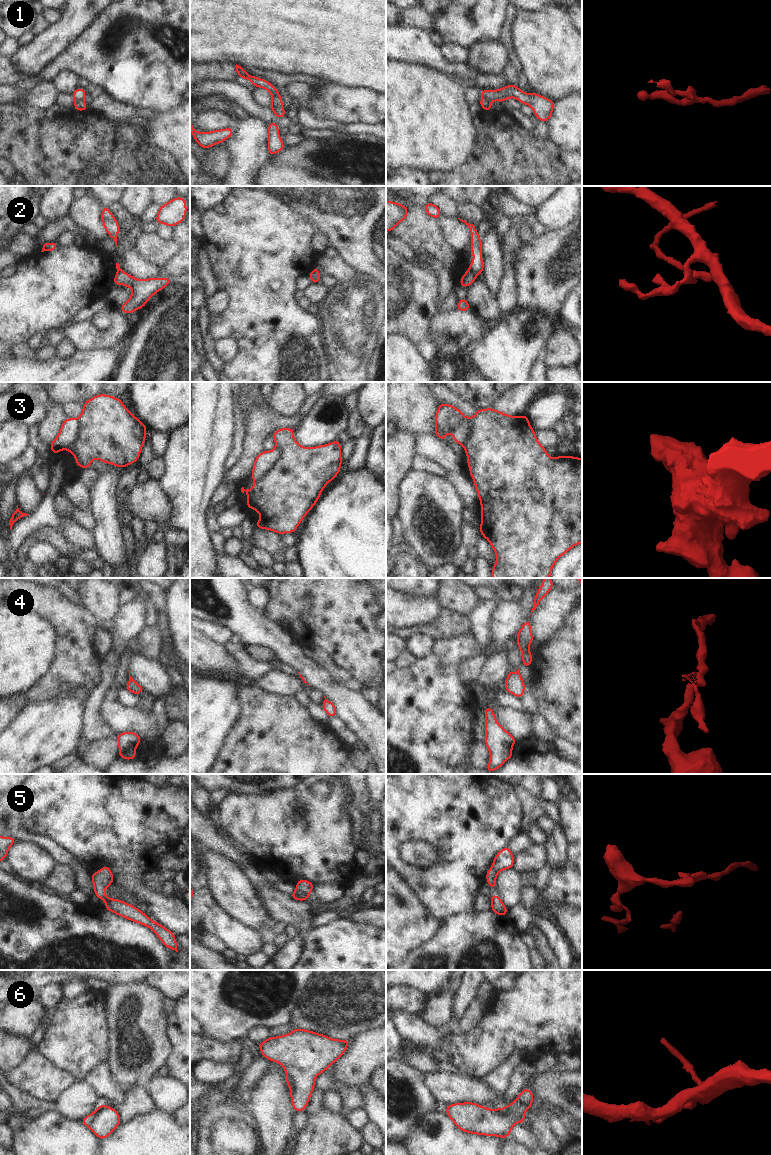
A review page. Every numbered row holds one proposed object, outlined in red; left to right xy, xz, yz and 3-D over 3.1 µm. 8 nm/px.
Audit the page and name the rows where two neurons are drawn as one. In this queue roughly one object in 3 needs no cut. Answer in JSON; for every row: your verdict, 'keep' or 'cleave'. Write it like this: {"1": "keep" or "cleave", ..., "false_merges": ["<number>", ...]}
{"1": "cleave", "2": "cleave", "3": "cleave", "4": "cleave", "5": "keep", "6": "cleave", "false_merges": ["1", "2", "3", "4", "6"]}

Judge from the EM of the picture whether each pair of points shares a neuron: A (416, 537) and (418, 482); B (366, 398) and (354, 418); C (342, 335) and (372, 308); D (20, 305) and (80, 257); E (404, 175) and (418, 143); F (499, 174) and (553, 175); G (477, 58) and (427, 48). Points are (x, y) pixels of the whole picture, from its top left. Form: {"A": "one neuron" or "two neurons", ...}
{"A": "one neuron", "B": "two neurons", "C": "one neuron", "D": "one neuron", "E": "two neurons", "F": "one neuron", "G": "two neurons"}

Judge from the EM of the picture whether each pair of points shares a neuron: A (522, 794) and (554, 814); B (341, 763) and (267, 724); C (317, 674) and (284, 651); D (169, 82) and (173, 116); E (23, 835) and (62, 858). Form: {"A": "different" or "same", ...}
{"A": "same", "B": "same", "C": "same", "D": "different", "E": "same"}

